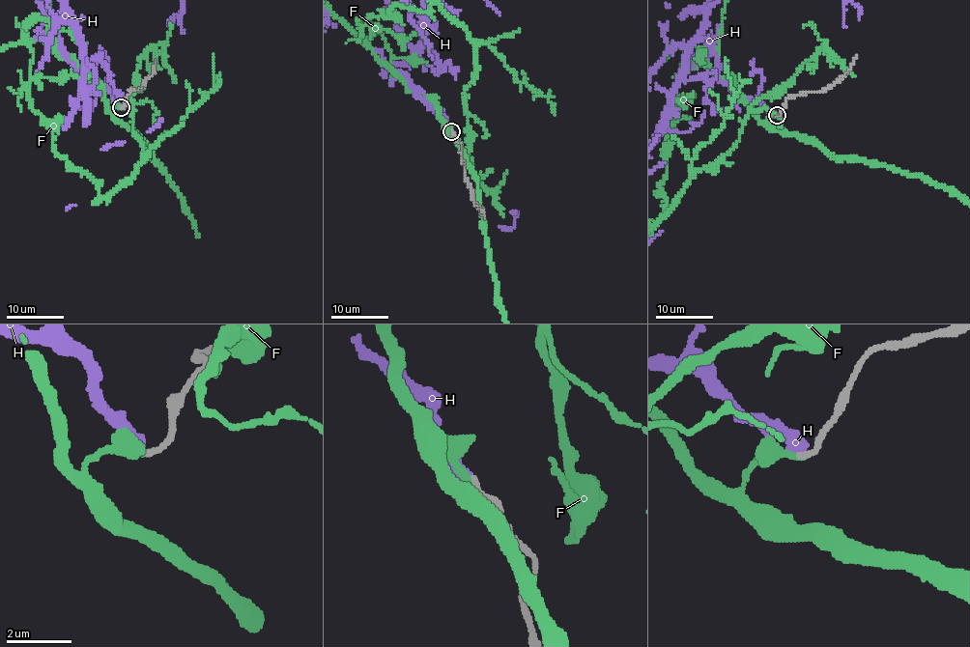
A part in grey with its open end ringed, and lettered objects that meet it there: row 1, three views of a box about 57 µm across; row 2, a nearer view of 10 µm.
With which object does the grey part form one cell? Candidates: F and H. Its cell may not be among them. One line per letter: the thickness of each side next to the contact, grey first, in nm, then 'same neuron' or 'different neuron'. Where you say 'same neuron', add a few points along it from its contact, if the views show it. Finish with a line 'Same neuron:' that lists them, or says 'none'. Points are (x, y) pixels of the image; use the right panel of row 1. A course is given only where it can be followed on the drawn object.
F: 190/240 nm | same neuron
H: 190/400 nm | different neuron
Same neuron: F

